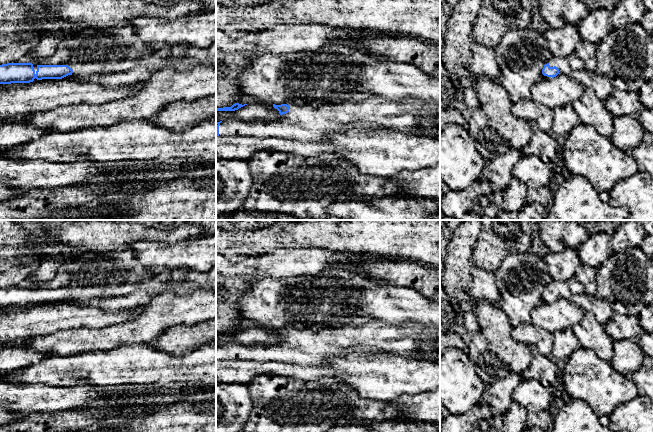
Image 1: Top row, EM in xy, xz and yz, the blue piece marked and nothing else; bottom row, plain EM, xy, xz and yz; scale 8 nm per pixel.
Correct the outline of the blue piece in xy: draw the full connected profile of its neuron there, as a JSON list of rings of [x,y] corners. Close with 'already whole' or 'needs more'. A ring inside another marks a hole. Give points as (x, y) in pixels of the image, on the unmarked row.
[[[7,287],[0,289],[0,308],[30,307],[42,303],[71,303],[77,296],[74,296],[70,289],[36,289],[32,287]]] | needs more

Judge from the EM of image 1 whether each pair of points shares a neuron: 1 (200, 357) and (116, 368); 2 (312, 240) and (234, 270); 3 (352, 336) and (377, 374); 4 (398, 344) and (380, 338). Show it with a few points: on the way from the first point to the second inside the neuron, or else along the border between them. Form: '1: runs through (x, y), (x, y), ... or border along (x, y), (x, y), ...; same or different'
1: runs through (179, 362), (137, 362); same
2: border along (311, 247), (303, 249), (275, 249), (265, 253); different
3: border along (387, 353), (343, 354); different
4: runs through (394, 341), (391, 338), (384, 338); same

